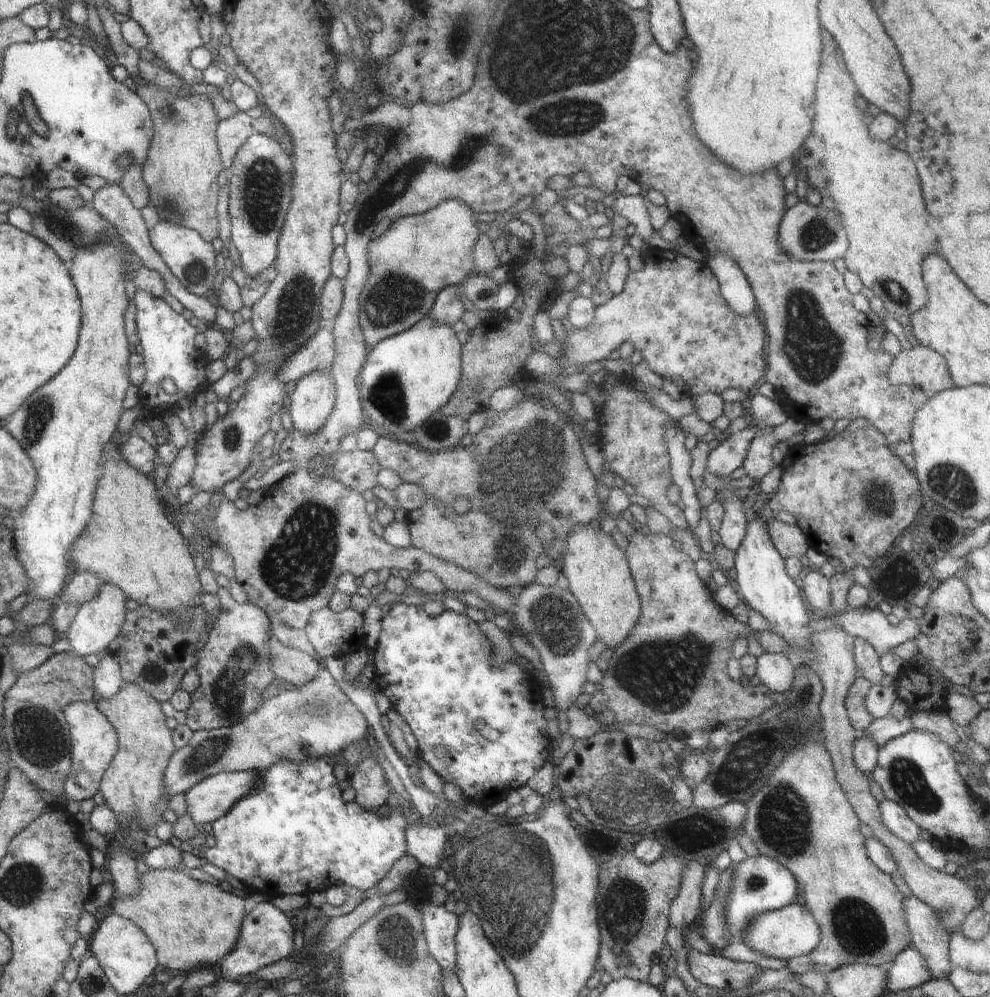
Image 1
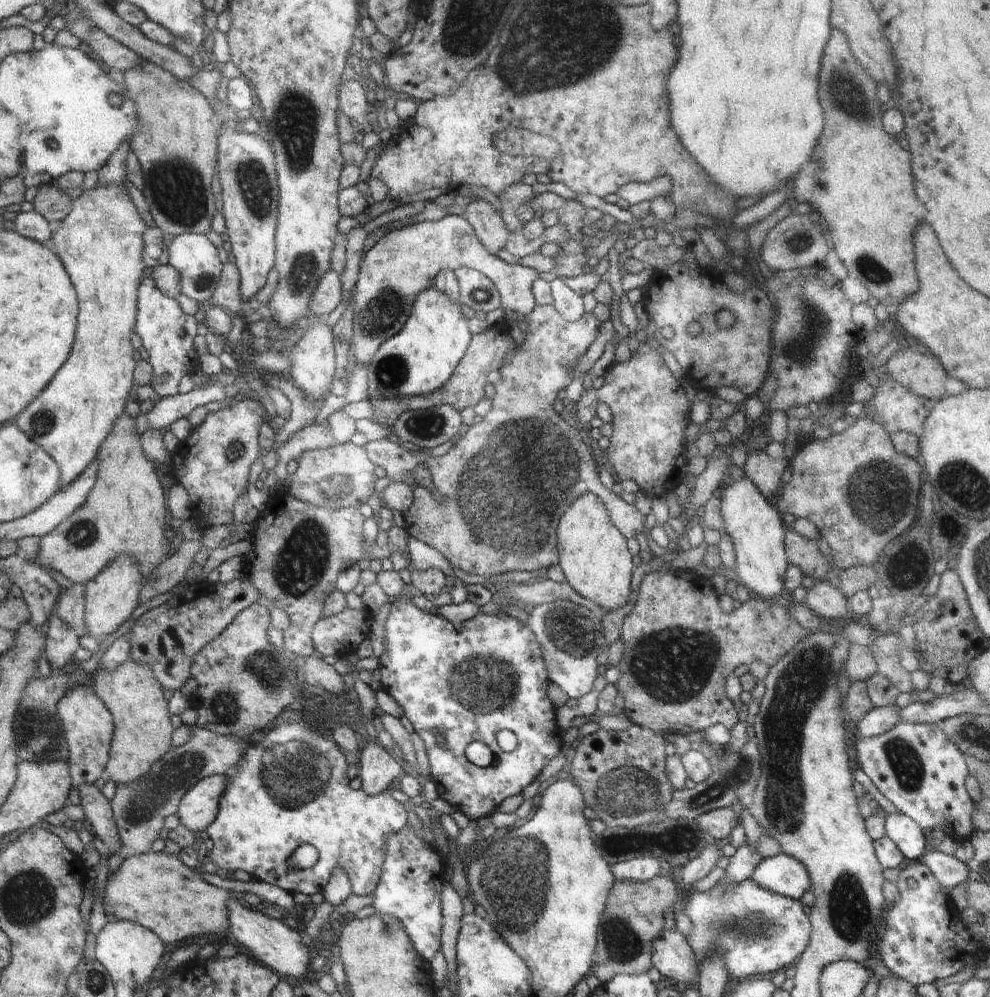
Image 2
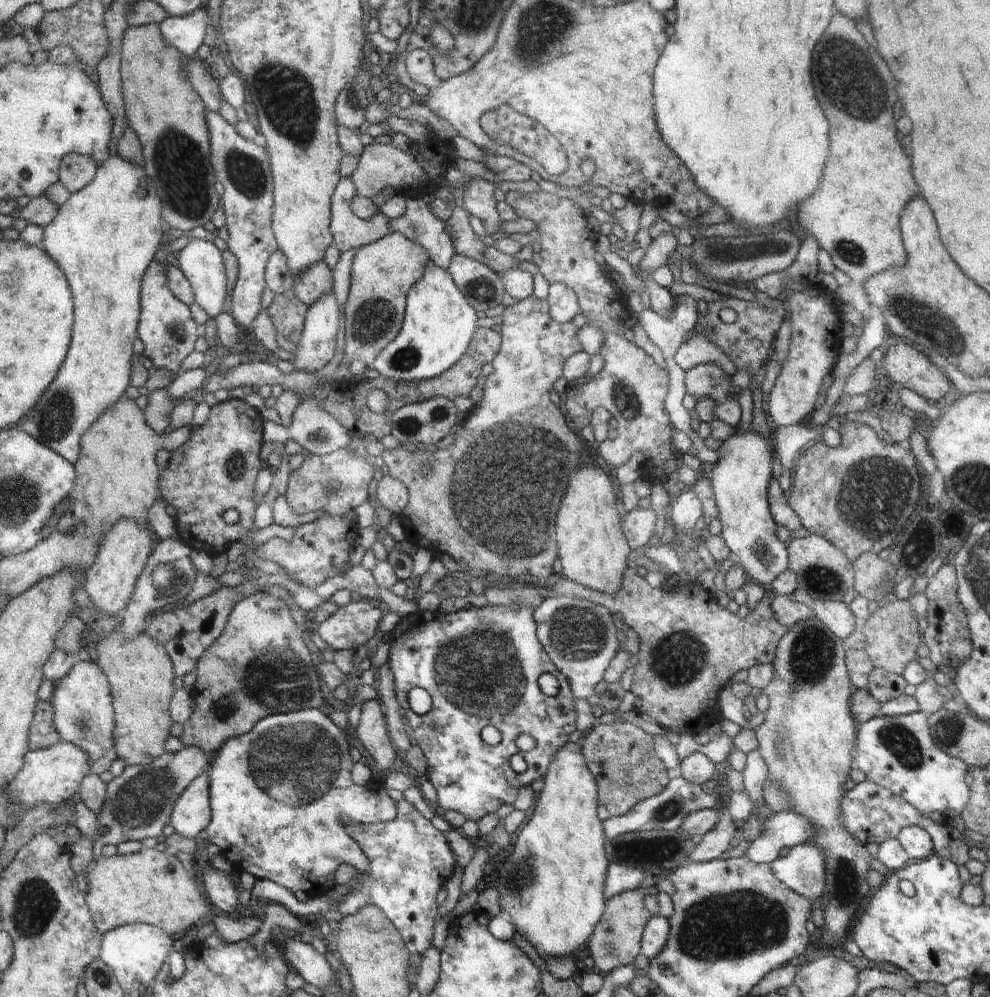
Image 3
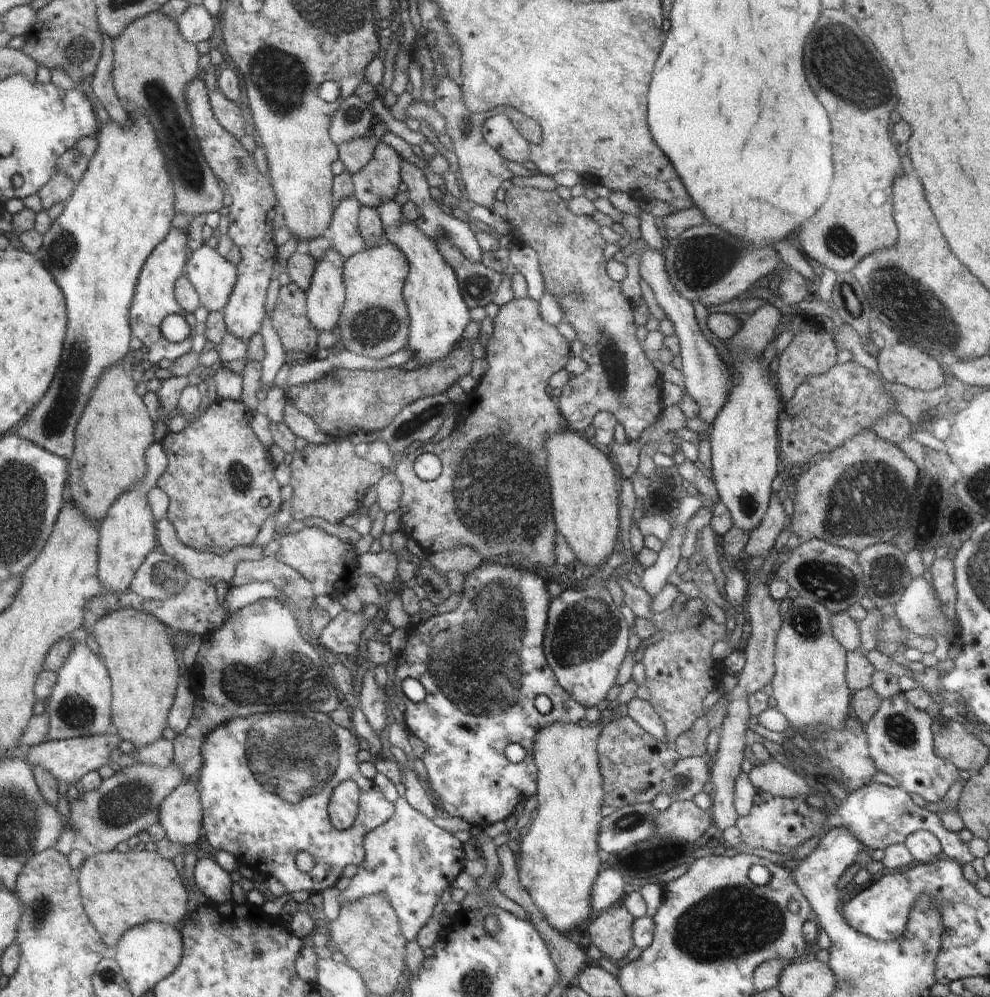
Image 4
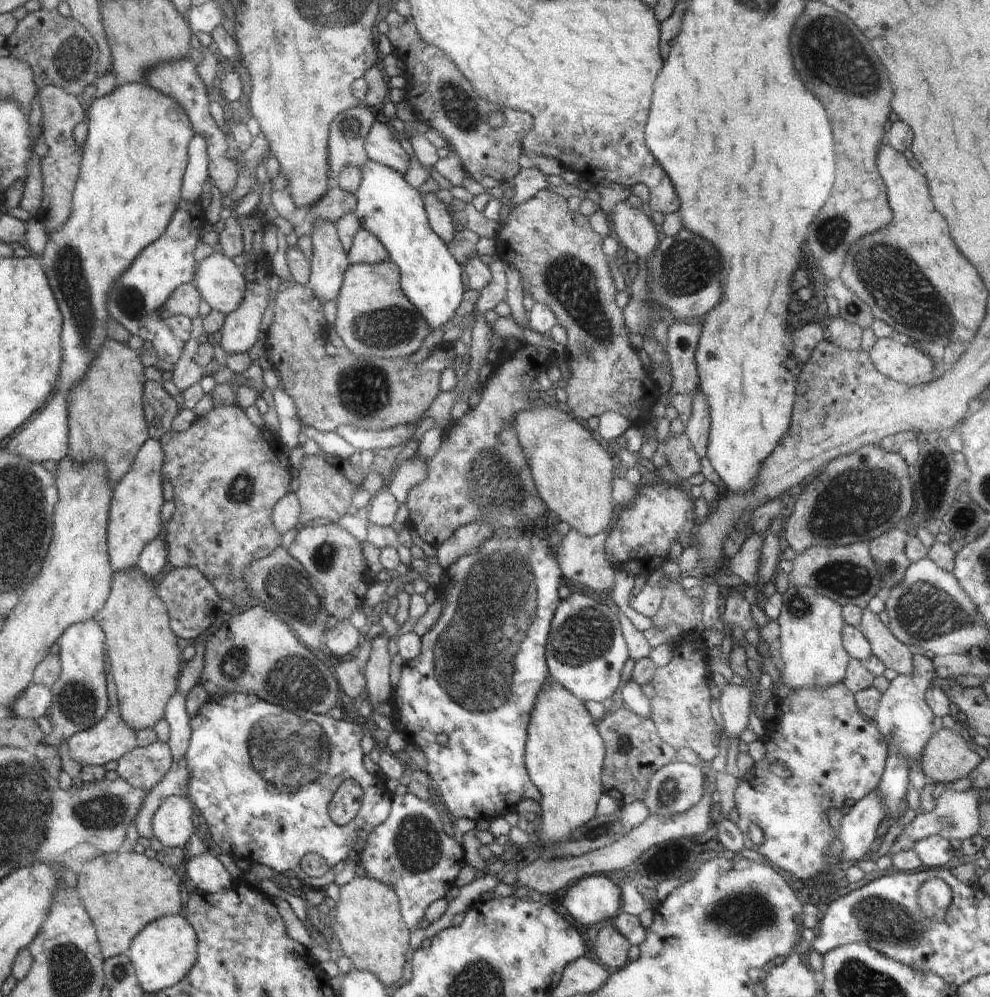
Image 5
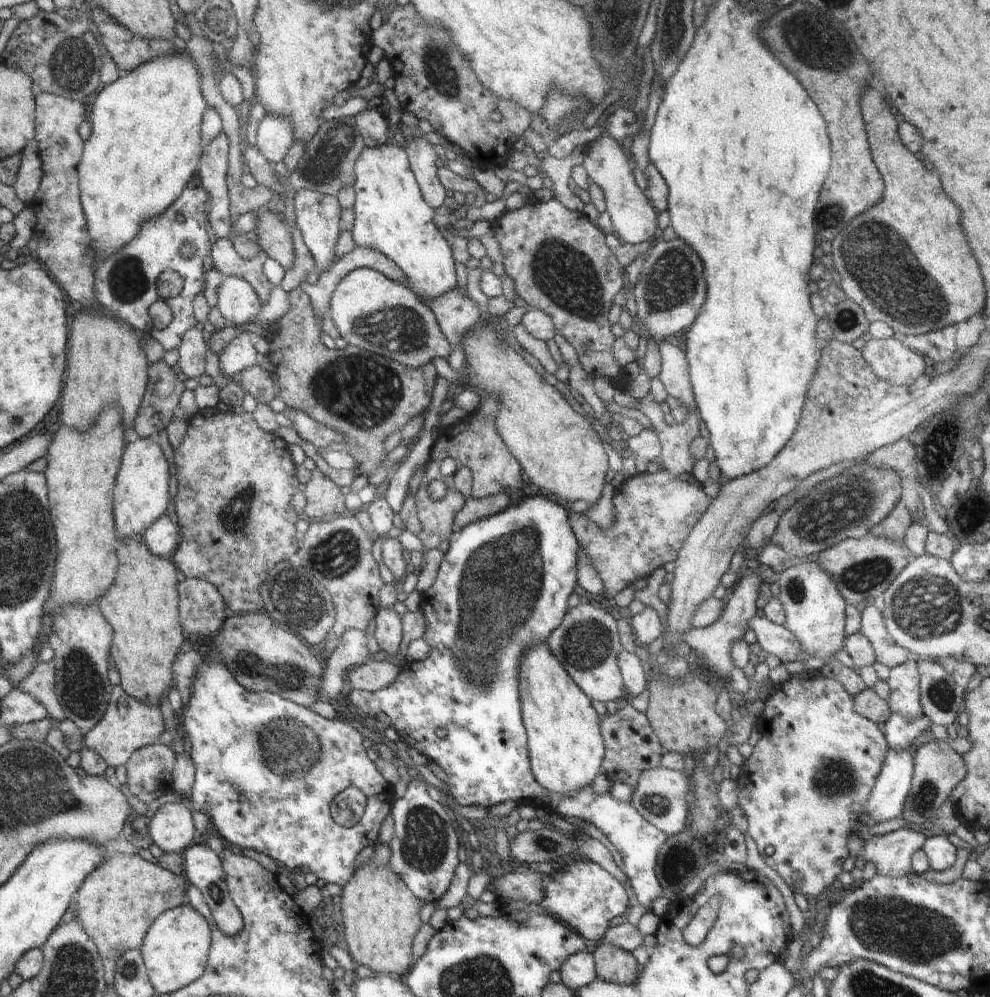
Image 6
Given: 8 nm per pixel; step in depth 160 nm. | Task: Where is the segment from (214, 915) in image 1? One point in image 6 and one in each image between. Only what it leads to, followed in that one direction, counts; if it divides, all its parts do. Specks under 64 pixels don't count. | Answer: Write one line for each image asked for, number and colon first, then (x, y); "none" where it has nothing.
2: (156, 890)
3: (152, 887)
4: (120, 890)
5: (123, 892)
6: (117, 905)

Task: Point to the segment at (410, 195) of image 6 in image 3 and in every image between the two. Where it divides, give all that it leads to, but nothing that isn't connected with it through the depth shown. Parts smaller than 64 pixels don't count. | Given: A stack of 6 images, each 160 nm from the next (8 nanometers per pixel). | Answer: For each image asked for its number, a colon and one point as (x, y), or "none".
3: (439, 323)
4: (438, 314)
5: (390, 208)

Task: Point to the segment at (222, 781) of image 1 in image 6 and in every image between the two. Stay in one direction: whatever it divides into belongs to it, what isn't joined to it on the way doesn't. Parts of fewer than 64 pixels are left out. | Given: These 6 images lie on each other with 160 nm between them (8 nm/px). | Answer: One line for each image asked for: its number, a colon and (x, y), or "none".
2: (199, 807)
3: (191, 817)
4: (180, 815)
5: (172, 824)
6: (171, 827)

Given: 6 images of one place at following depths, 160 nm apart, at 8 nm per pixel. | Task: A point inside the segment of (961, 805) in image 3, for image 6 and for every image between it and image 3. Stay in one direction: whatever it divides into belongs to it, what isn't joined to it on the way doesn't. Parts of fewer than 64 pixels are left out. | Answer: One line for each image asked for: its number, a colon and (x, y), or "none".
4: (900, 738)
5: (903, 716)
6: (904, 698)

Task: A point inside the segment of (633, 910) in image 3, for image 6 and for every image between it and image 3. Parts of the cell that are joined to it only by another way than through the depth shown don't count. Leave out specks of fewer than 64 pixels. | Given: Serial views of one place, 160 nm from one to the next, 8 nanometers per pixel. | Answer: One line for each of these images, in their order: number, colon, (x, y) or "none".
4: (610, 932)
5: (611, 947)
6: (612, 964)

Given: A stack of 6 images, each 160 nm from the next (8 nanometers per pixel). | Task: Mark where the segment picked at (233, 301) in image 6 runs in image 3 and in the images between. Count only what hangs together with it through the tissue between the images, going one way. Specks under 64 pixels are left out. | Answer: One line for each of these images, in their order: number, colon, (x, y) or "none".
3: (201, 262)
4: (214, 277)
5: (222, 284)

